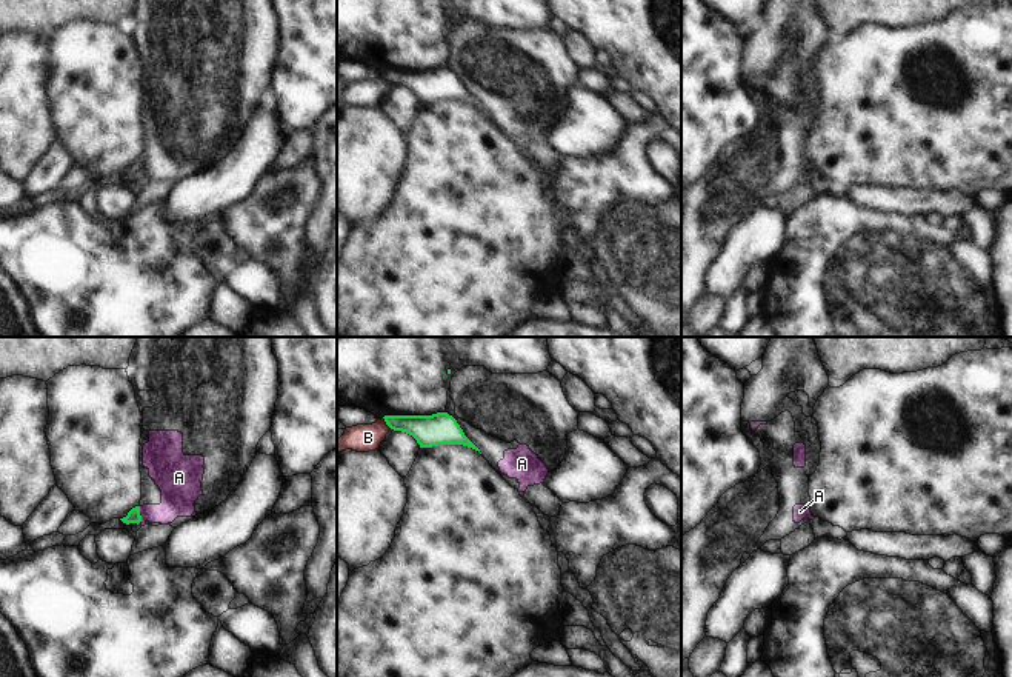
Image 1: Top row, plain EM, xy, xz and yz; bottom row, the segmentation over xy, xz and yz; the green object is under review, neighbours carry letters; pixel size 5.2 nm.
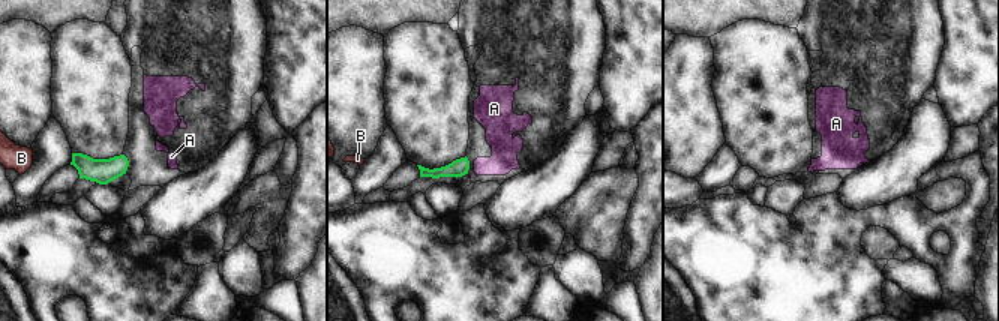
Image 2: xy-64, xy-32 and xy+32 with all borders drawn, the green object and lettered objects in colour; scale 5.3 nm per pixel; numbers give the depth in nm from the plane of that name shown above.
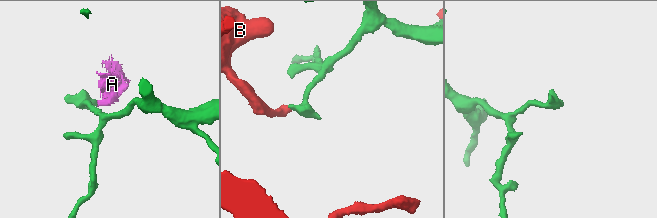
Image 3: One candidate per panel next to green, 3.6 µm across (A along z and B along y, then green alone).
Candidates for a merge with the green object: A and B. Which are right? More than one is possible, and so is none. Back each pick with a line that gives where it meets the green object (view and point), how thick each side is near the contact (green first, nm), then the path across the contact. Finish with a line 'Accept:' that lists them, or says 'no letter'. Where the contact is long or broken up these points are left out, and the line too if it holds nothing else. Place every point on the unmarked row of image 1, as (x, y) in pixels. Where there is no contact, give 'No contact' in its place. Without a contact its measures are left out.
Accept: no letter

